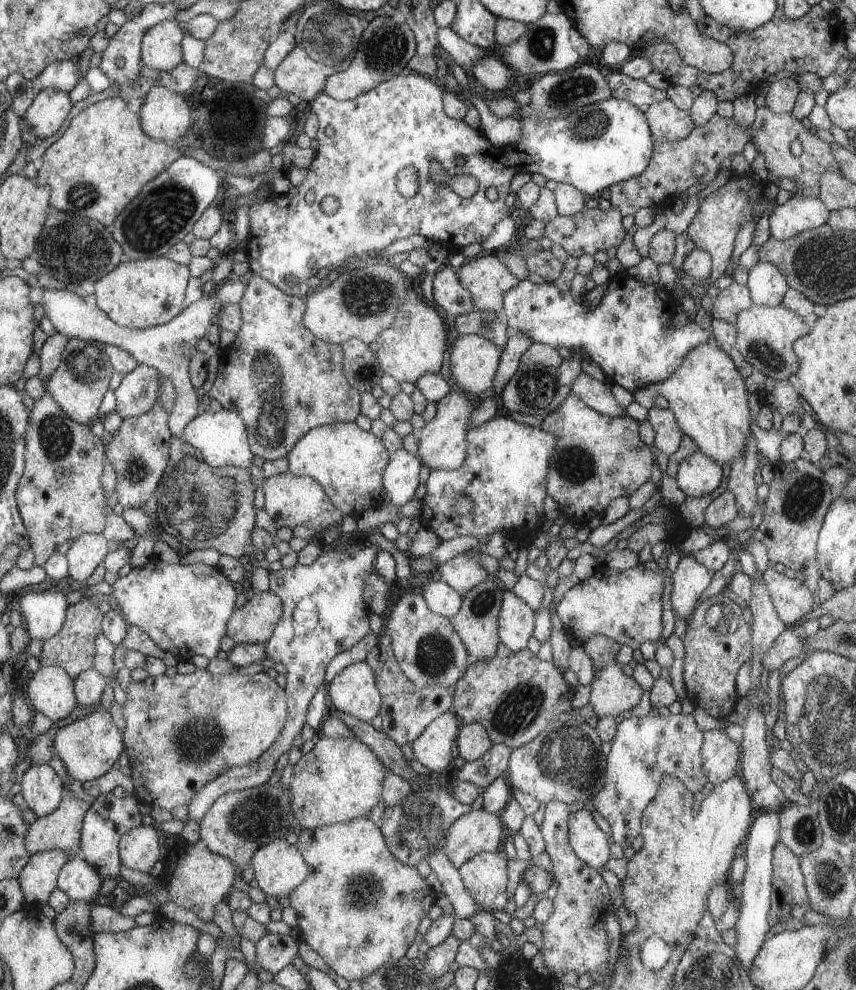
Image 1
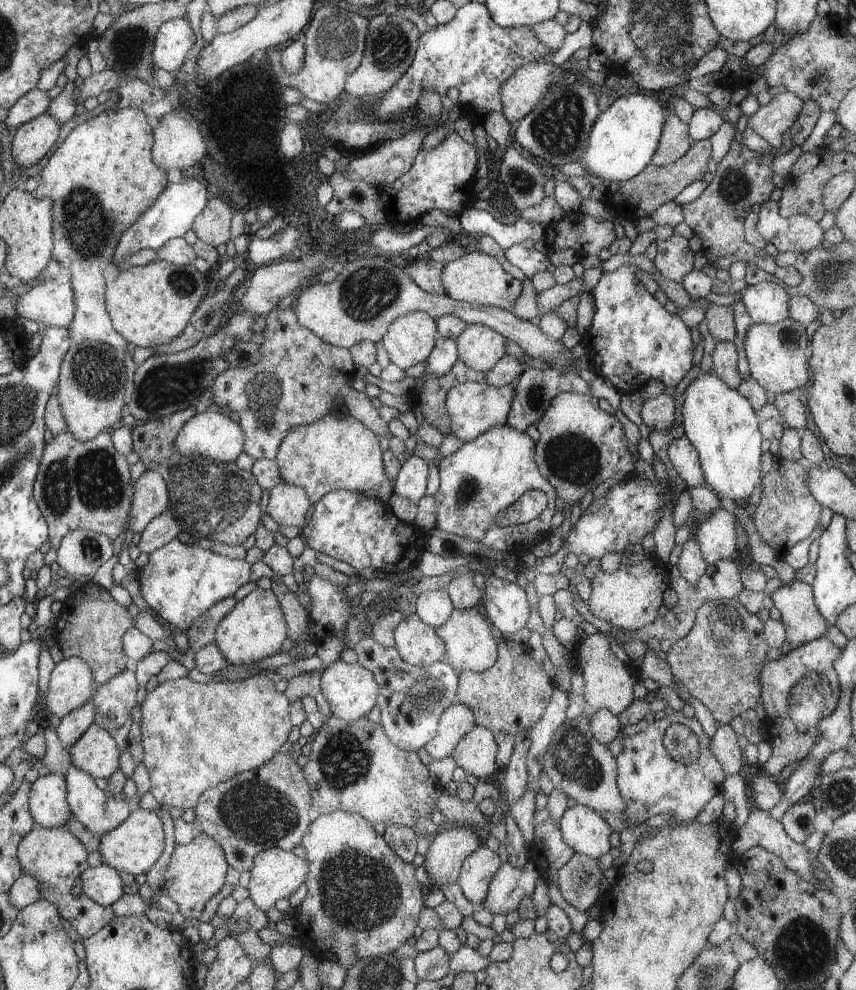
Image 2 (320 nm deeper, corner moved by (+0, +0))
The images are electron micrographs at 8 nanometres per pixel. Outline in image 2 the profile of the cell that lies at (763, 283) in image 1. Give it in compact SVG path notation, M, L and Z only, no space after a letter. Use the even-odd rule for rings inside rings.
M759 282L747 286L740 297L754 324L773 325L789 318L789 300L792 296L780 284Z

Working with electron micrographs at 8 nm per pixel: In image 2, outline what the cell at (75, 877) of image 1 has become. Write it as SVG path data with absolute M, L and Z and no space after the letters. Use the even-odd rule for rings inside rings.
M104 864L90 867L81 877L82 894L99 905L112 906L124 894L124 884L114 867Z

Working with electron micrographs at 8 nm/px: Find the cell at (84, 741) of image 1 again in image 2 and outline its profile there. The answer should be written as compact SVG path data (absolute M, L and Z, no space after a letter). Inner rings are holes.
M94 722L68 751L71 763L85 770L94 779L109 779L119 769L121 752L116 739Z

